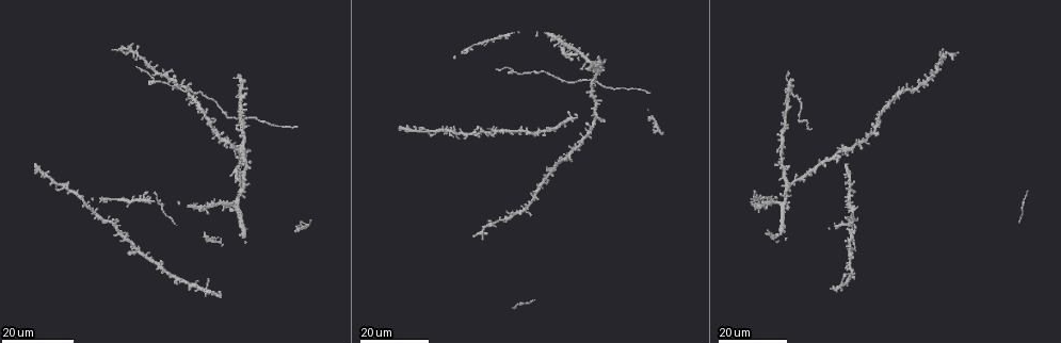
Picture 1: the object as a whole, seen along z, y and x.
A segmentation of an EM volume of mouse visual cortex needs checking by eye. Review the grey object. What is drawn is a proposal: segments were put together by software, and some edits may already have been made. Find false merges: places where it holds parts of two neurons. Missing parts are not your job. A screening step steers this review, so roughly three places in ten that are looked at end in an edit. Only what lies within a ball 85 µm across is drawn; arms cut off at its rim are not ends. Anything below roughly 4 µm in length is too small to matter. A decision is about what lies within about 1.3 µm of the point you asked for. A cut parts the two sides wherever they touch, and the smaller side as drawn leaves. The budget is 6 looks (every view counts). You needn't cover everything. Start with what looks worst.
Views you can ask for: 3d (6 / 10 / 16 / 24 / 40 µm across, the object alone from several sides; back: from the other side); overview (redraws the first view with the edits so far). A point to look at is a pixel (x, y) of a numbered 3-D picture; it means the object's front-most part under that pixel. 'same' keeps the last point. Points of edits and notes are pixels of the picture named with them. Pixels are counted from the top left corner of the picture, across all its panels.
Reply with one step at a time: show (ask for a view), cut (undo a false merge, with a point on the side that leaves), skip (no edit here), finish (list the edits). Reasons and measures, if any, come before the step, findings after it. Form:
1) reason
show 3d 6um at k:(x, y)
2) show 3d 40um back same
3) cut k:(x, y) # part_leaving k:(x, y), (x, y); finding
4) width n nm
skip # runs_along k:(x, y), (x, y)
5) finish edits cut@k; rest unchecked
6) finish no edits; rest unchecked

four arms meet
show 3d 16um at 1:(138, 54)

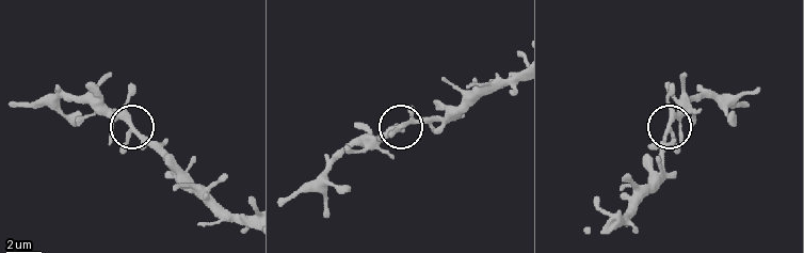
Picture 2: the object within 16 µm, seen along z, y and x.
closer look
show 3d 6um at 2:(125, 118)

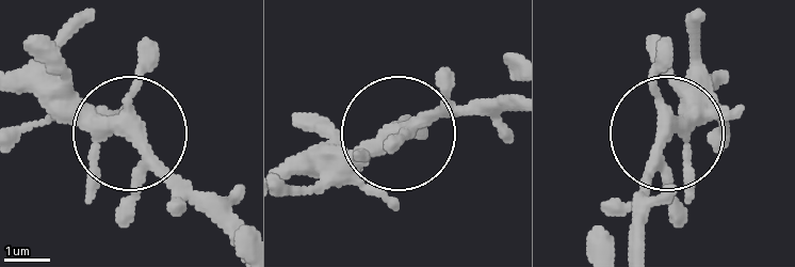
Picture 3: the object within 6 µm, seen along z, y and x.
skip # all the same neuron

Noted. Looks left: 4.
three-way junction
show 3d 16um at 1:(246, 185)

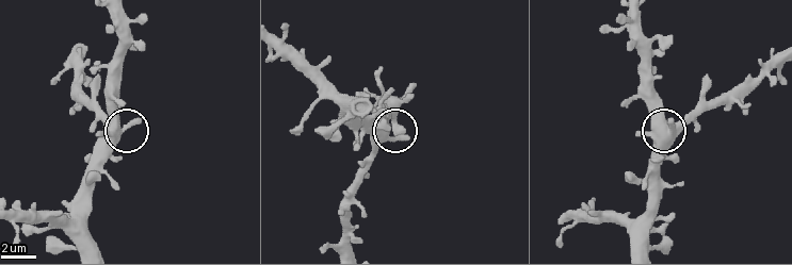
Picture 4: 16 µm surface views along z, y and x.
show 3d 10um at 4:(114, 124)

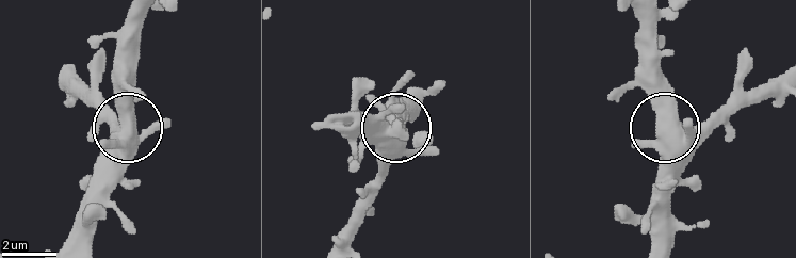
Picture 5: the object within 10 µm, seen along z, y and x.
width 440 nm
skip # one neuron here

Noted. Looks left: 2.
show 3d 24um at 1:(800, 121)

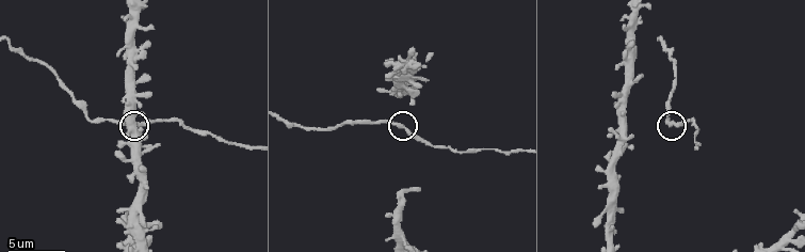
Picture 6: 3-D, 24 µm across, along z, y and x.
show 3d 6um at 6:(671, 123)

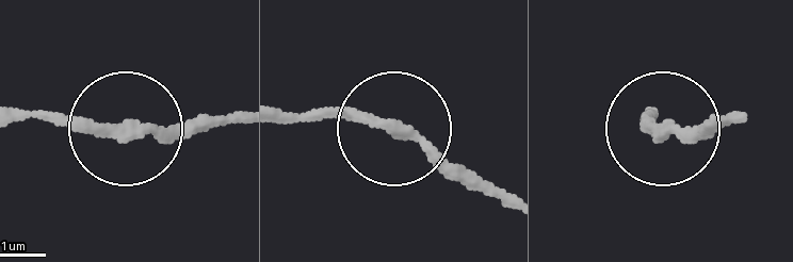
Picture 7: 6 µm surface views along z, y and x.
skip # all the same neuron

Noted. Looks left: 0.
finish no edits; rest unchecked

